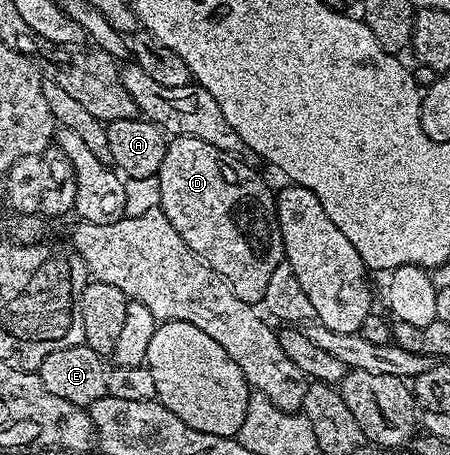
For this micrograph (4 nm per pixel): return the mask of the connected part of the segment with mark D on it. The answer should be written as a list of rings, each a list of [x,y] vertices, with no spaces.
[[[172,137],[171,140],[169,140],[168,150],[162,159],[162,167],[158,174],[160,178],[159,209],[164,212],[166,219],[170,219],[174,231],[178,231],[178,235],[182,235],[182,239],[192,248],[193,253],[199,255],[199,257],[232,288],[234,295],[238,295],[238,299],[242,299],[246,304],[253,307],[259,306],[261,302],[263,302],[264,296],[266,295],[266,287],[270,283],[270,275],[274,272],[274,267],[278,267],[281,261],[284,260],[282,231],[280,230],[278,219],[276,218],[276,198],[273,190],[268,190],[267,183],[255,173],[256,171],[253,166],[247,165],[237,154],[222,151],[202,139],[194,139],[193,137]]]

